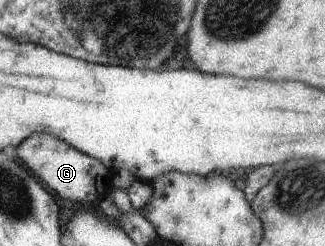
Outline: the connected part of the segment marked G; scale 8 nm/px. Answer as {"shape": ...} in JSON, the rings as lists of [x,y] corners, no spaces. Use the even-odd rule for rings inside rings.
{"shape":[[[30,135],[28,139],[20,142],[16,147],[17,159],[24,163],[30,172],[42,183],[46,183],[48,189],[52,189],[56,195],[78,201],[78,203],[92,203],[108,192],[110,187],[110,173],[96,158],[74,151],[71,145],[65,144],[52,135]]]}

